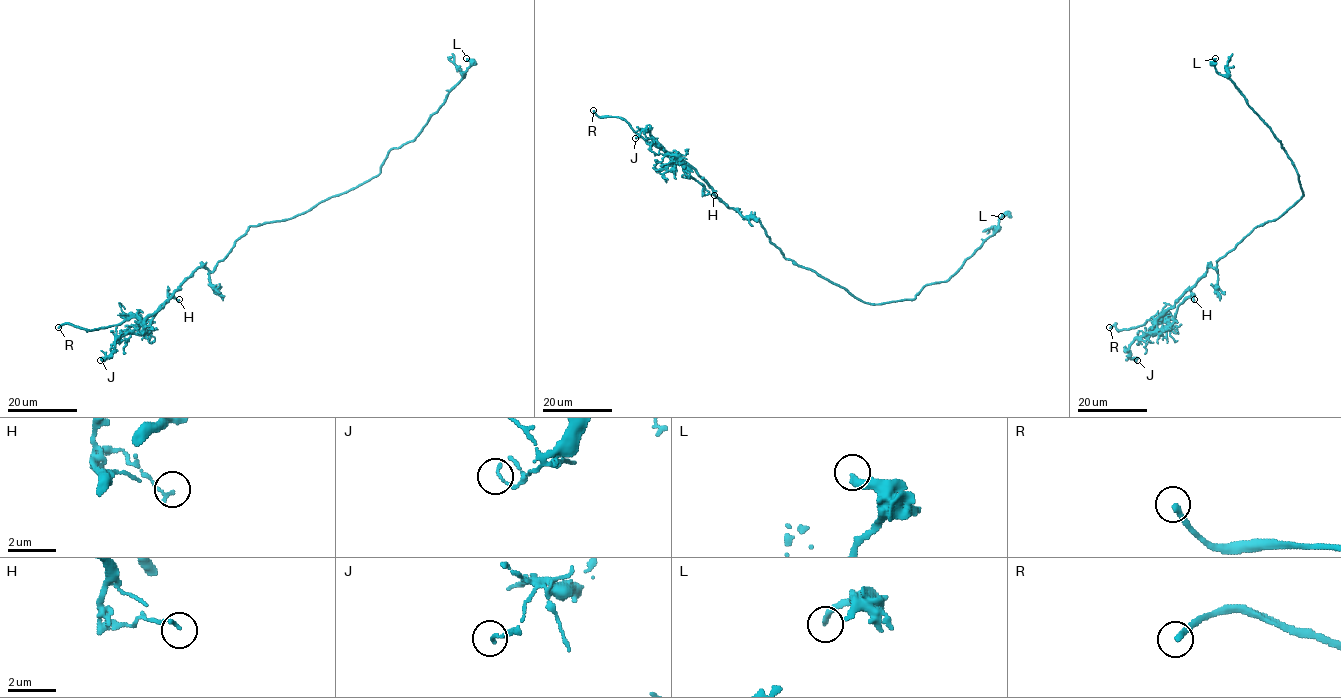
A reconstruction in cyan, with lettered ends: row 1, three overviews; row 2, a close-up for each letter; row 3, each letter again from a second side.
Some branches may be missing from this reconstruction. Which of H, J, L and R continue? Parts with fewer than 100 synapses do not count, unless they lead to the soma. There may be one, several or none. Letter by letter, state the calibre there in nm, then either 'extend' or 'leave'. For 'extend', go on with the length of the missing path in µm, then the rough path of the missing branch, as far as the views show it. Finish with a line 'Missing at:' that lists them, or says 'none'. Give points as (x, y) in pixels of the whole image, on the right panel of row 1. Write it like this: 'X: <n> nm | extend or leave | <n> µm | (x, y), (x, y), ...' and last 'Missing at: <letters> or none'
H: 150 nm | leave
J: 140 nm | leave
L: 260 nm | leave
R: 220 nm | extend | 8 µm
Missing at: R

